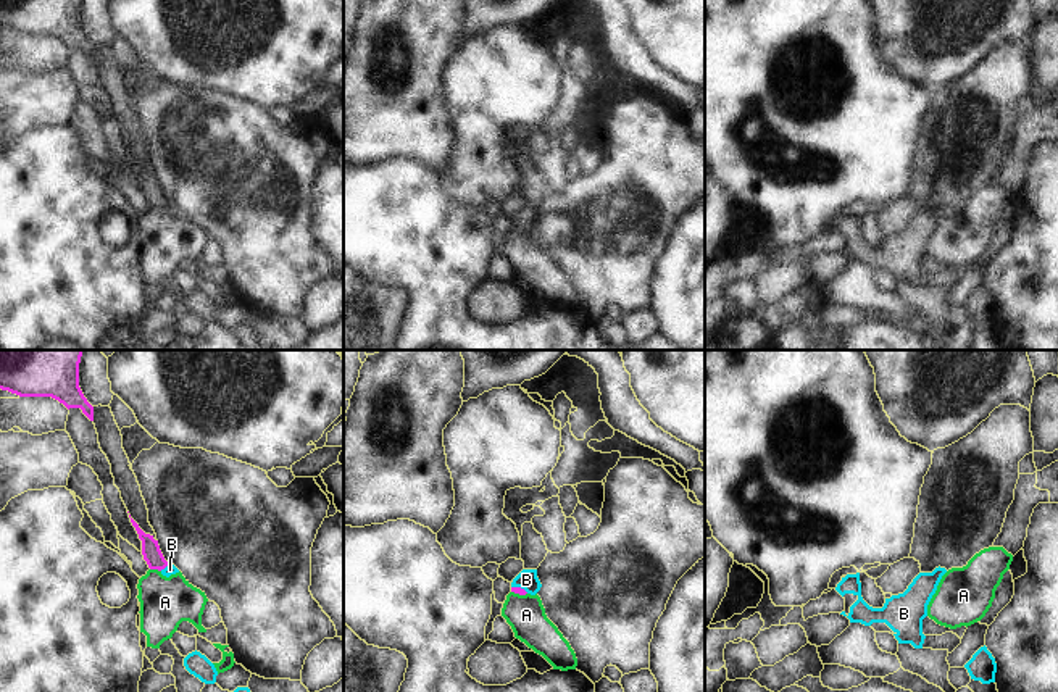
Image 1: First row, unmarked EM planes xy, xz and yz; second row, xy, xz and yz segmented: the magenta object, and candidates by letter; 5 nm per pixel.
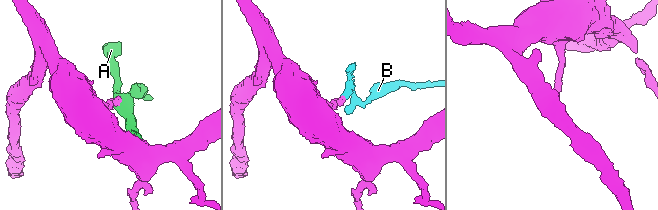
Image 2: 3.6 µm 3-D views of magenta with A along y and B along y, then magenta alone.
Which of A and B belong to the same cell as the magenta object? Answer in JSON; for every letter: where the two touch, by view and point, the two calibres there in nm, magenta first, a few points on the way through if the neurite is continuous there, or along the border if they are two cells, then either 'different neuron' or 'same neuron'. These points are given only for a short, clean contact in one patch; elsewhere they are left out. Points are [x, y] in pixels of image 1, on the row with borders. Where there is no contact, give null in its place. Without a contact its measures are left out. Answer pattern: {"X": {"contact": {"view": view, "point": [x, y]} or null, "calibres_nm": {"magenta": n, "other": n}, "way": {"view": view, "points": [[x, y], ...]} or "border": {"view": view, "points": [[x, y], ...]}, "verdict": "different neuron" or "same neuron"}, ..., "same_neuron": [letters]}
{"A": {"contact": {"view": "xy", "point": [155, 568]}, "calibres_nm": {"magenta": 90, "other": 260}, "border": {"view": "xy", "points": [[150, 568], [160, 571]]}, "verdict": "different neuron"}, "B": {"contact": {"view": "xz", "point": [520, 587]}, "calibres_nm": {"magenta": 40, "other": 100}, "way": {"view": "xz", "points": [[520, 591], [520, 587], [526, 579]]}, "verdict": "same neuron"}, "same_neuron": ["B"]}

